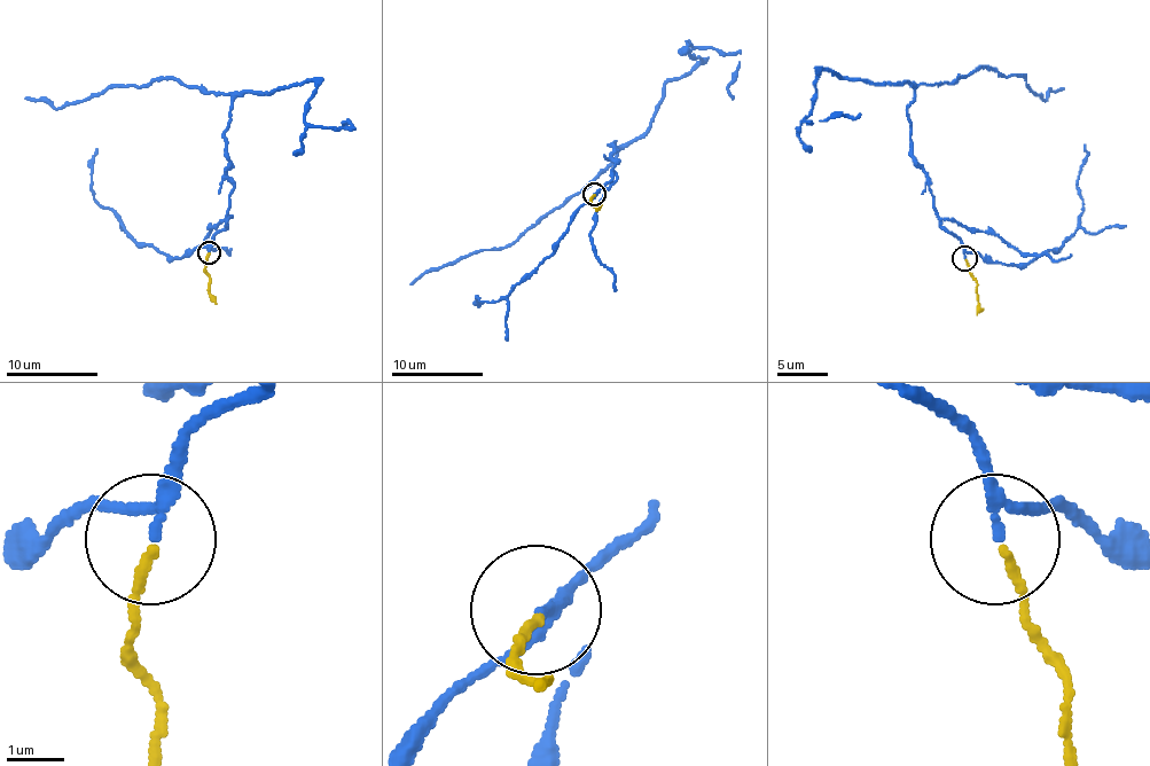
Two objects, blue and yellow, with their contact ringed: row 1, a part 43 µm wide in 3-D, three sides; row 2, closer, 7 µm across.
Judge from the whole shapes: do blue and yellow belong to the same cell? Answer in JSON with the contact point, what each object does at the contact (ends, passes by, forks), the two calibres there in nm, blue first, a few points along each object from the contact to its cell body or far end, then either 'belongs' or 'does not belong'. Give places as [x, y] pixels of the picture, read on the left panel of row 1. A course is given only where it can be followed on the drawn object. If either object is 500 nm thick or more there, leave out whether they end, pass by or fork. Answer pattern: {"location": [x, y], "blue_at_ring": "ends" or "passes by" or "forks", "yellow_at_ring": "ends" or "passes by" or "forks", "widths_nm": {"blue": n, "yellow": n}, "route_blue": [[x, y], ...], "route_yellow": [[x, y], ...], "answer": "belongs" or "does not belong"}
{"location": [209, 252], "blue_at_ring": "passes by", "yellow_at_ring": "ends", "widths_nm": {"blue": 150, "yellow": 150}, "route_blue": [[208, 252], [226, 227], [233, 188], [224, 135], [235, 99], [313, 80], [304, 119], [354, 126], [347, 119]], "route_yellow": [[208, 252], [205, 271], [210, 296], [217, 303]], "answer": "belongs"}

